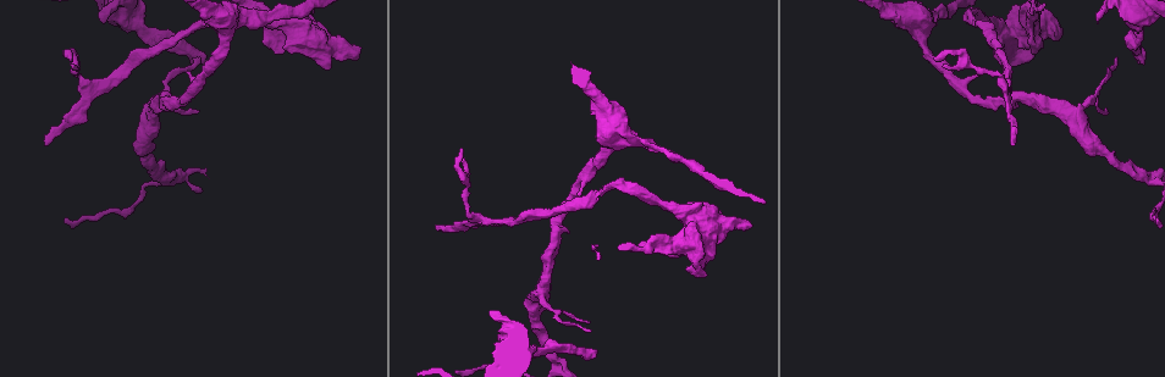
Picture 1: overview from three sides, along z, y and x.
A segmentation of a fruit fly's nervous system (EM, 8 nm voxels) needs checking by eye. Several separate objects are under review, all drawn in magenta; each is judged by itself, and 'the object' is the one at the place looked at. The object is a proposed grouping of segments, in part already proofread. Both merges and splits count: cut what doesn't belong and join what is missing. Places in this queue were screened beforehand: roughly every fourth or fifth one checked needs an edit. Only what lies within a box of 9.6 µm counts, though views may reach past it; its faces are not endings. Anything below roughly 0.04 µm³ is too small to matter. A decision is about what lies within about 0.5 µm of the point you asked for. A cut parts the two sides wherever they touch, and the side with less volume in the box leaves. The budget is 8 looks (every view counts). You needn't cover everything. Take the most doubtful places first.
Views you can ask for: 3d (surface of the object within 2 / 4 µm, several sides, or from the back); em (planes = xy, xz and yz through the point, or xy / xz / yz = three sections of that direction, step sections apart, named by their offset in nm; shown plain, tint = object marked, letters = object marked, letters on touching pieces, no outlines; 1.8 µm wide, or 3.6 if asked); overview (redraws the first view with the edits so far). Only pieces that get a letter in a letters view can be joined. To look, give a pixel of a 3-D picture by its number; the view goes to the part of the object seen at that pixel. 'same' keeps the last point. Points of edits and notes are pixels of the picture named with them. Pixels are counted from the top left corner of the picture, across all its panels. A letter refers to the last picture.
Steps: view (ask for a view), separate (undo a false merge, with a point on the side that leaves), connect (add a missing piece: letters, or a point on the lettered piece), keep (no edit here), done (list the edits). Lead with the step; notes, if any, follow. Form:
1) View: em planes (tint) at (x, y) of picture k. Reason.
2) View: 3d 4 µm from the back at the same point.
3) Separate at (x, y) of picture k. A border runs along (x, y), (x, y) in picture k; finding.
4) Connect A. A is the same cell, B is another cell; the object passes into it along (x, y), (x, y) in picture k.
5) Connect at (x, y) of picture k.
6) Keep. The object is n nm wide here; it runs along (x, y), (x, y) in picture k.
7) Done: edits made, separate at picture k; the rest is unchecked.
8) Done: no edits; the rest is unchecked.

View: em planes (letters) at (1147, 178) of picture 1. Branch point.

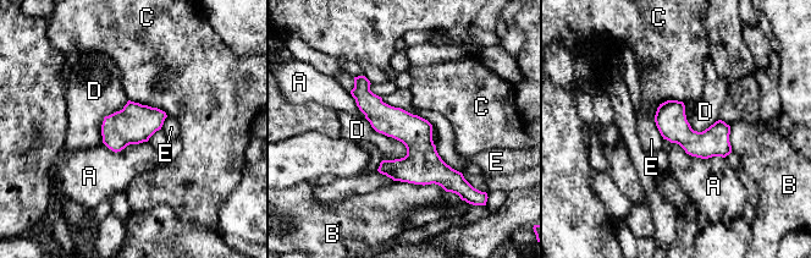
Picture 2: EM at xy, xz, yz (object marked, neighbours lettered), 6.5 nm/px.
Keep. The object is 200 nm wide here; A, B, C, D and E are other cells; a border runs along (365, 117), (407, 154) in picture 2; continuous, no second neuron.

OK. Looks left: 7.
View: 3d 4 µm at (104, 21) of picture 1. Free end.

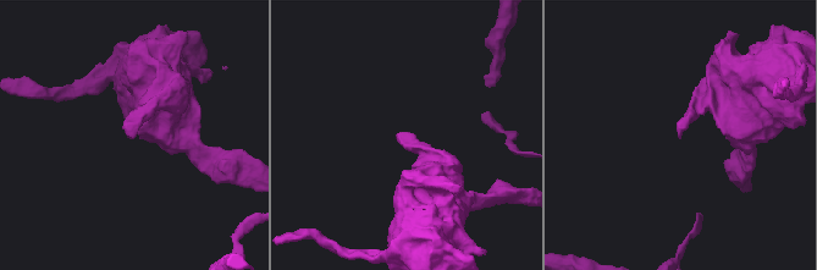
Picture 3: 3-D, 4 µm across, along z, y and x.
View: em yz step 16 (letters) at (406, 134) of picture 3. Shape alone is not enough.

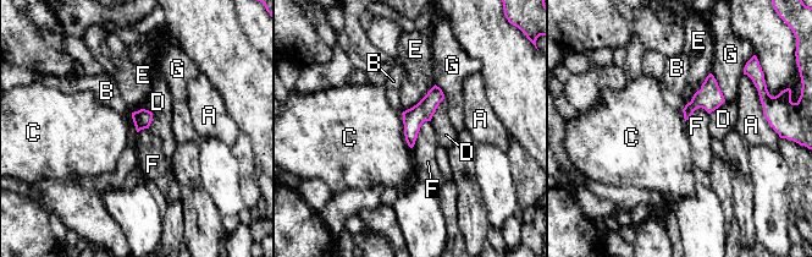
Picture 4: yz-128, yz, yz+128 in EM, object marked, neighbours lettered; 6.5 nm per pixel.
Keep. A, B, C, D, E, F and G are other cells; it runs along (436, 89), (413, 120), (410, 142) in picture 4; none of them fits.

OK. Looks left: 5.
View: 3d 4 µm at (44, 144) of picture 1.

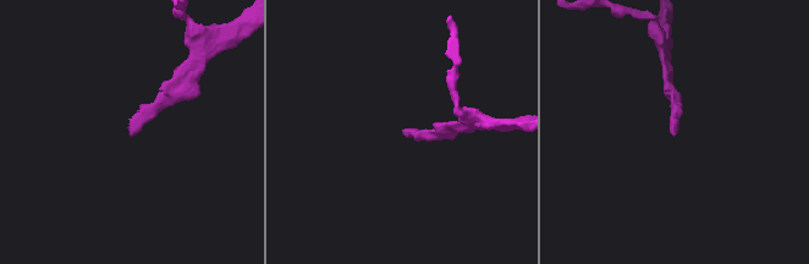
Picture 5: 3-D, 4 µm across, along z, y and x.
View: em planes (letters) at (131, 135) of picture 5. Now the EM.

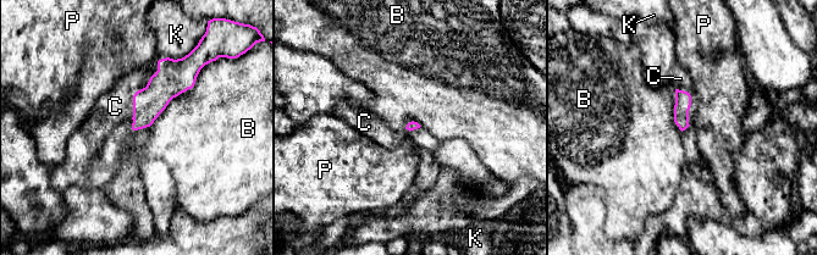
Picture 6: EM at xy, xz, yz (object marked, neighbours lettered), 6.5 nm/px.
Connect C. C is the same cell, B, K and P are other cells; the object passes into it along (172, 78), (137, 92), (115, 106) in picture 6; it goes on there.

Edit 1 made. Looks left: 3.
Done: edits made, connect at picture 6; the rest is unchecked.

